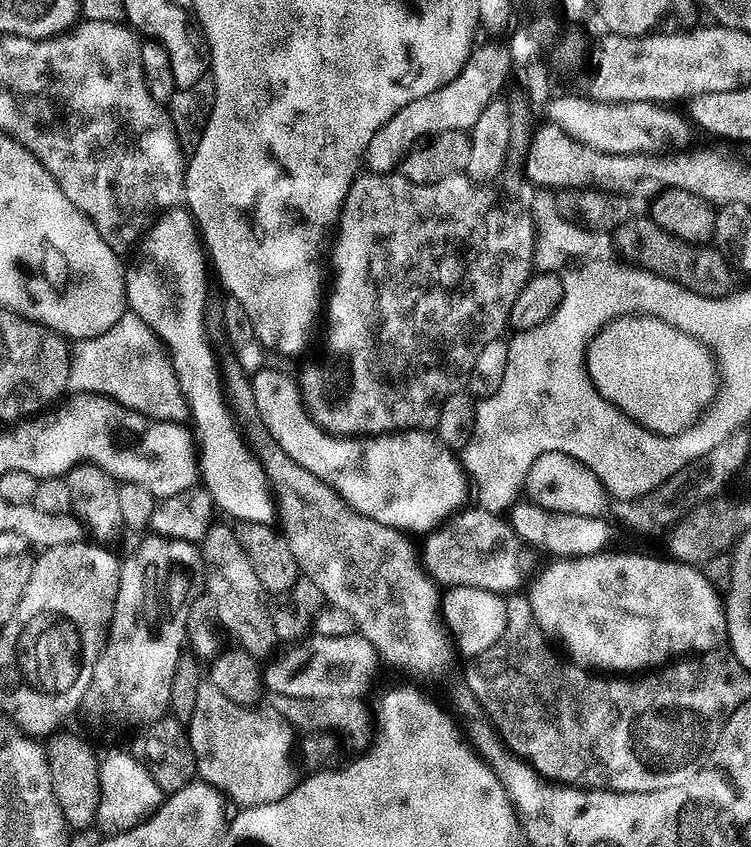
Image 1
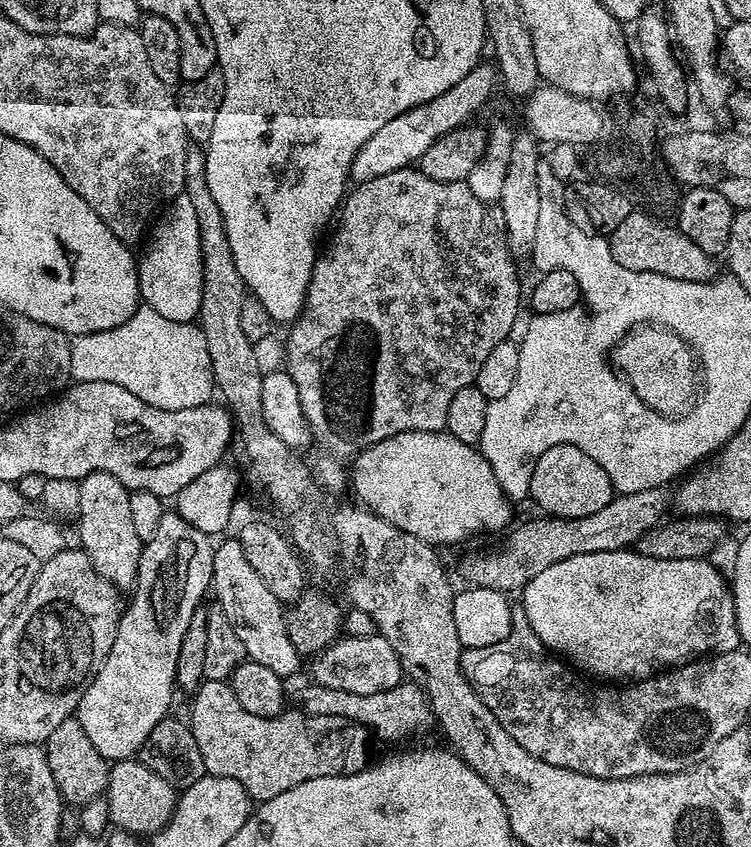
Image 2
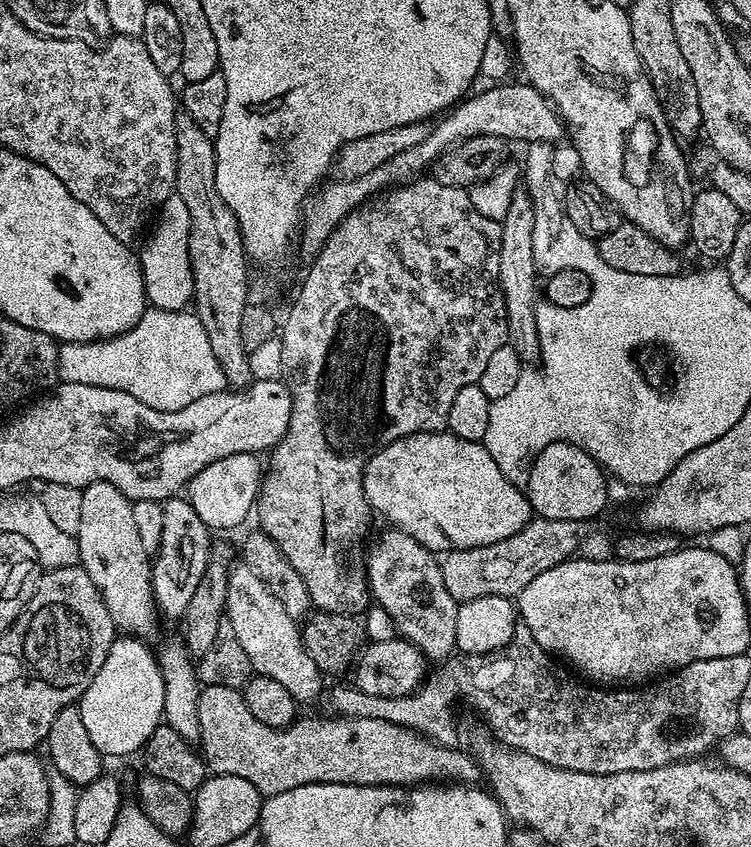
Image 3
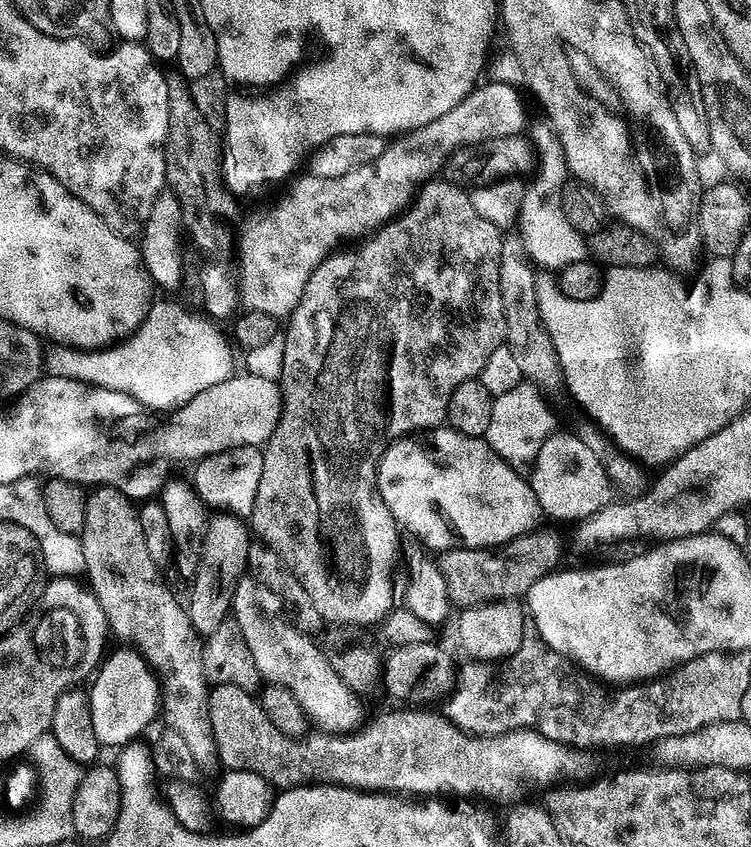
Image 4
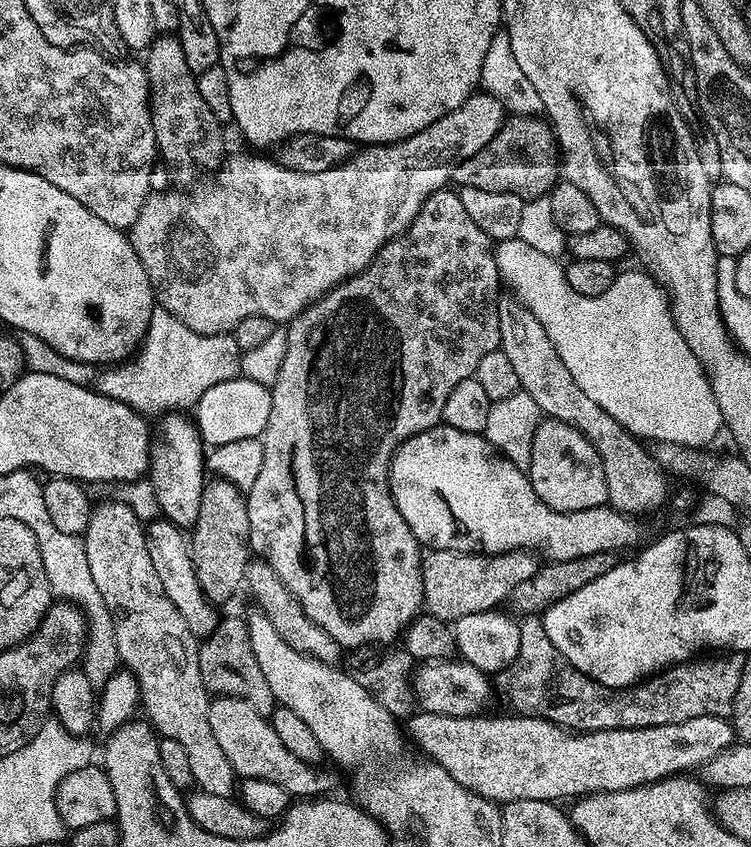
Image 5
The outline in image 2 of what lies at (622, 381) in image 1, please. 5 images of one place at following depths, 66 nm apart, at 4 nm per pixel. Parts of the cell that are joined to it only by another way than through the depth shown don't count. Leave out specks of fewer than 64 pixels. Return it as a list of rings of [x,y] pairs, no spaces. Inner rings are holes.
[[[640,325],[619,341],[612,360],[648,408],[661,414],[676,414],[689,403],[694,380],[698,378],[696,358],[691,347],[675,332],[662,326]]]

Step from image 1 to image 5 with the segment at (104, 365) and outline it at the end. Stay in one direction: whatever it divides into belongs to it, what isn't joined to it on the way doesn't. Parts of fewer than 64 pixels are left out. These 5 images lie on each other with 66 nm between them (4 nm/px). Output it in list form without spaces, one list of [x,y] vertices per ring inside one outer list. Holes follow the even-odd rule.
[[[159,306],[153,307],[150,326],[138,345],[138,354],[111,366],[74,362],[46,346],[42,338],[34,338],[34,334],[22,332],[18,339],[27,371],[66,378],[66,382],[74,382],[74,386],[91,388],[93,392],[122,402],[141,414],[191,409],[210,386],[231,380],[240,372],[242,355],[232,334],[198,334]]]

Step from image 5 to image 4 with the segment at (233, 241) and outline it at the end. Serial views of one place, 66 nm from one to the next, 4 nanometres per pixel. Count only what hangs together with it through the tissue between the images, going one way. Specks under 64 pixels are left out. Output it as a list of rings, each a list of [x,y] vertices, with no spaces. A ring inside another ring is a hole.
[[[491,82],[481,83],[473,88],[472,93],[454,110],[442,114],[442,118],[434,118],[434,122],[426,122],[426,126],[413,128],[411,132],[397,135],[372,164],[363,164],[350,174],[342,174],[342,178],[318,178],[311,174],[297,175],[291,181],[292,193],[277,202],[276,208],[256,216],[244,228],[240,236],[240,278],[238,277],[238,300],[247,311],[261,311],[277,318],[291,316],[300,304],[306,290],[306,282],[314,274],[314,270],[341,247],[343,240],[363,241],[372,235],[377,228],[383,227],[389,220],[395,220],[409,204],[417,192],[429,180],[439,177],[448,160],[457,155],[467,144],[479,146],[486,140],[506,138],[523,133],[524,104],[520,101],[519,91],[506,84]]]

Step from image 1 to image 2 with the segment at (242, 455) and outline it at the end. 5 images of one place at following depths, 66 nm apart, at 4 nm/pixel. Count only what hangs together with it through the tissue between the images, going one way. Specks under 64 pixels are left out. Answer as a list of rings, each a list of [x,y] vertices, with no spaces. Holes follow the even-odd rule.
[[[186,194],[173,198],[163,212],[164,221],[156,229],[151,229],[152,237],[151,232],[147,237],[148,249],[144,257],[141,255],[138,260],[140,299],[147,307],[162,314],[162,318],[186,324],[199,317],[202,302],[204,267],[198,213],[194,210],[194,202],[190,202]]]

